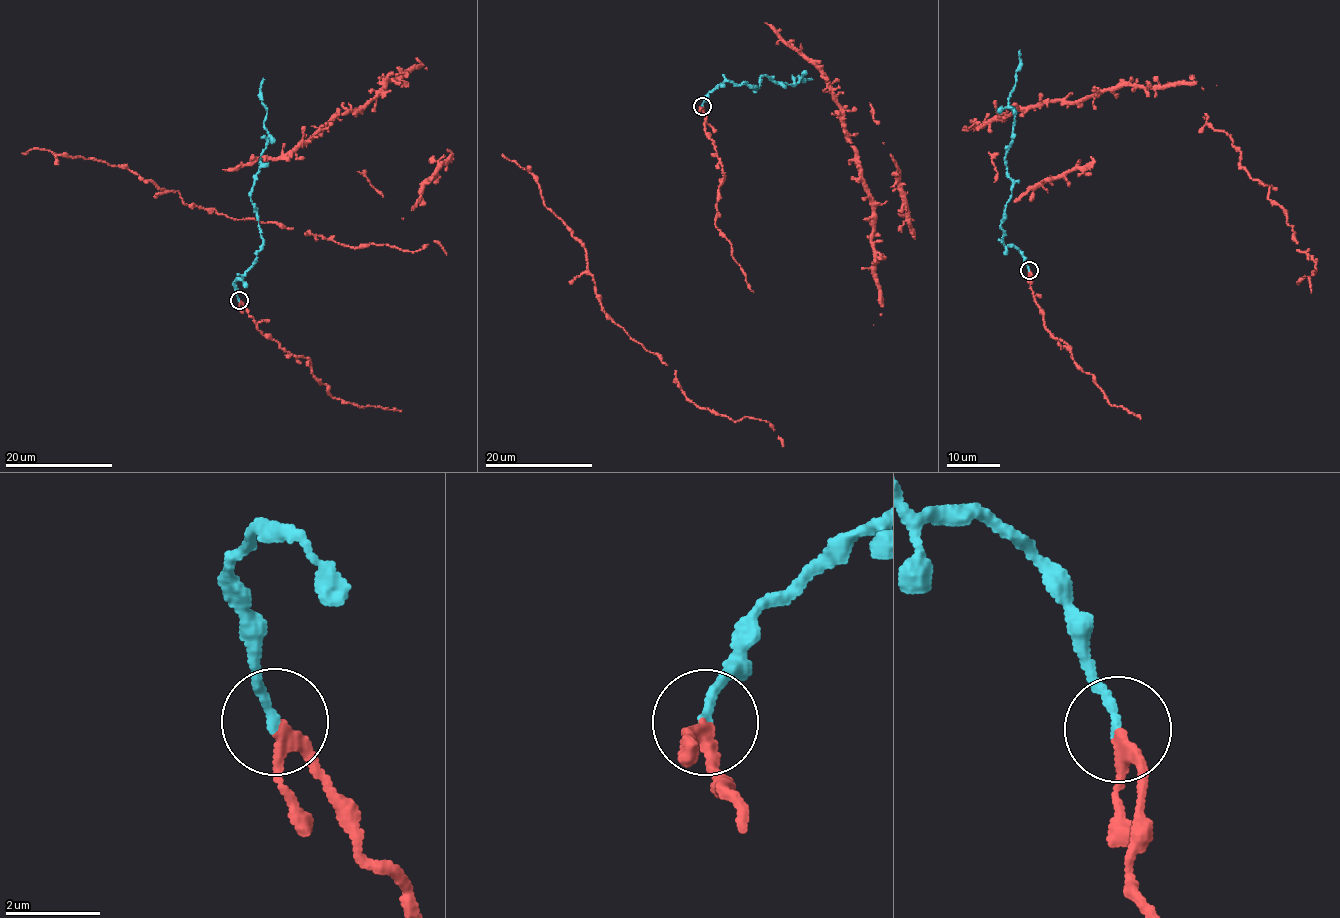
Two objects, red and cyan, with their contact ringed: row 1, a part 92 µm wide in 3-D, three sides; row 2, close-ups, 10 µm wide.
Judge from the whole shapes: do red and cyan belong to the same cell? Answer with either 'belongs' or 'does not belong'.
belongs

